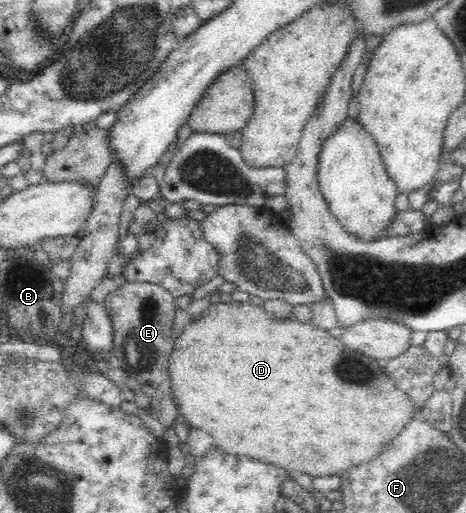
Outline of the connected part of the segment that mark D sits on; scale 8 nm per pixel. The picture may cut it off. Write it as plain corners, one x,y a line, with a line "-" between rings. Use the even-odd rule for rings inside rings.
219,302
205,308
197,321
183,327
181,335
175,340
169,361
170,388
175,407
178,409
180,420
187,426
198,427
213,437
214,445
223,451
247,456
251,459
285,468
288,472
307,473
310,476
341,475
349,467
360,463
370,462
395,436
416,417
421,407
413,405
402,391
396,388
395,382
382,368
382,363
365,357
360,351
345,347
337,337
331,337
327,330
319,329
312,323
301,322
295,317
287,319
271,319
265,308
251,302
228,303

